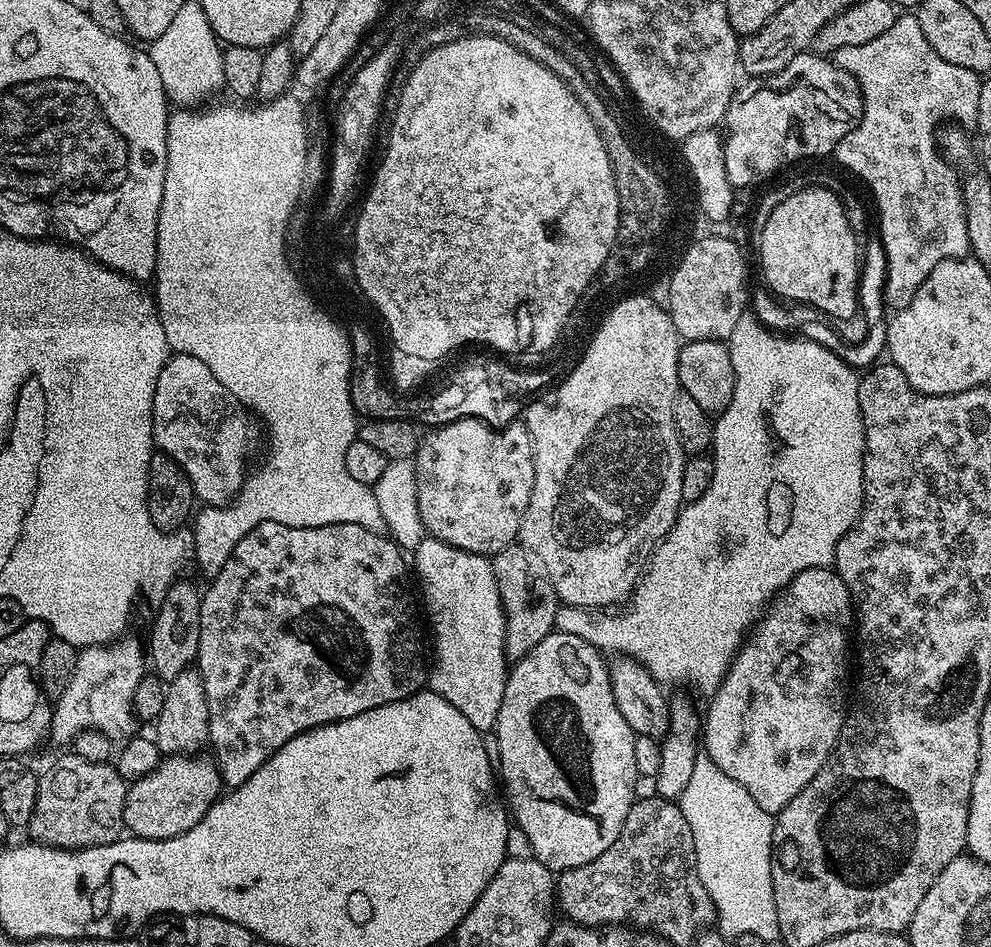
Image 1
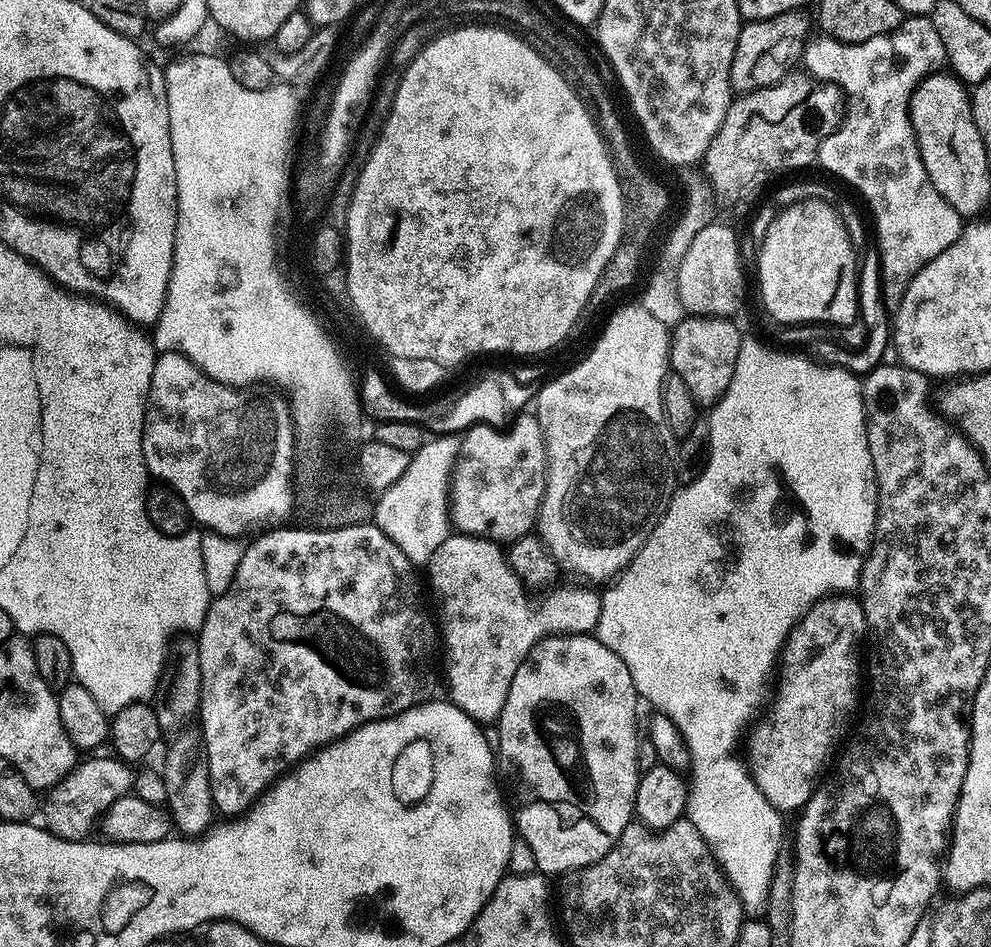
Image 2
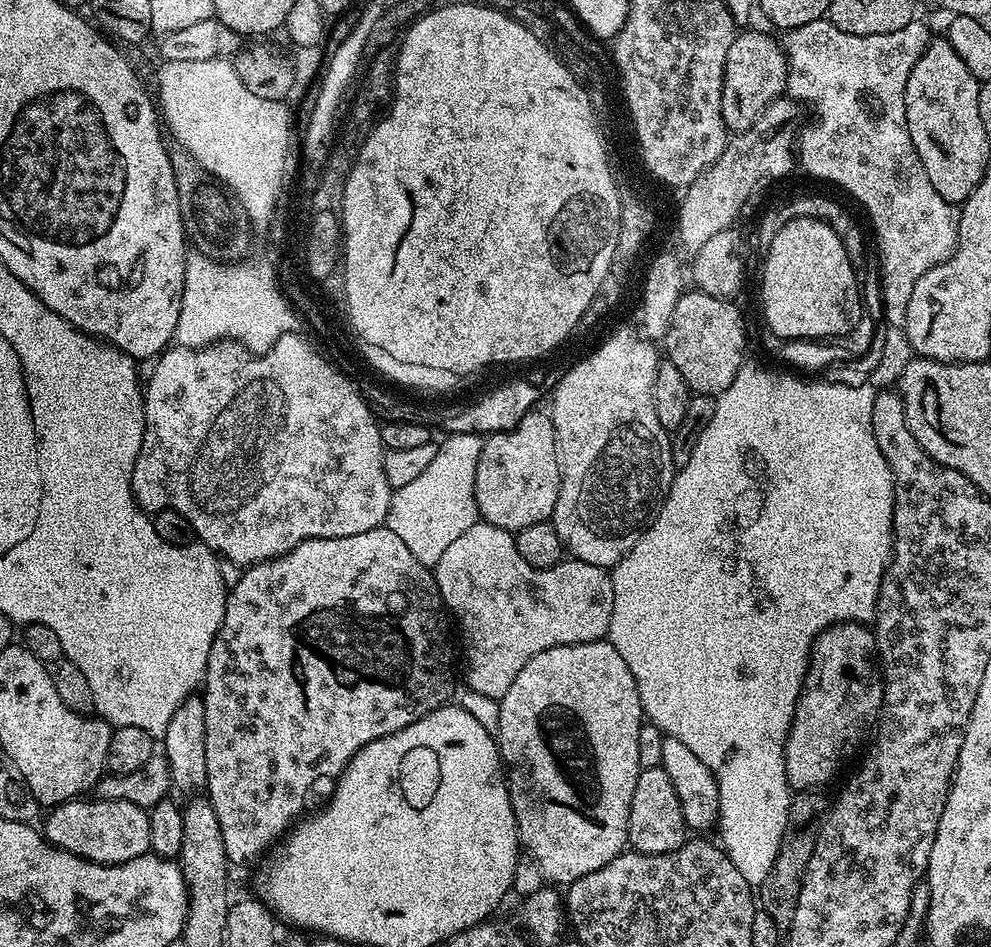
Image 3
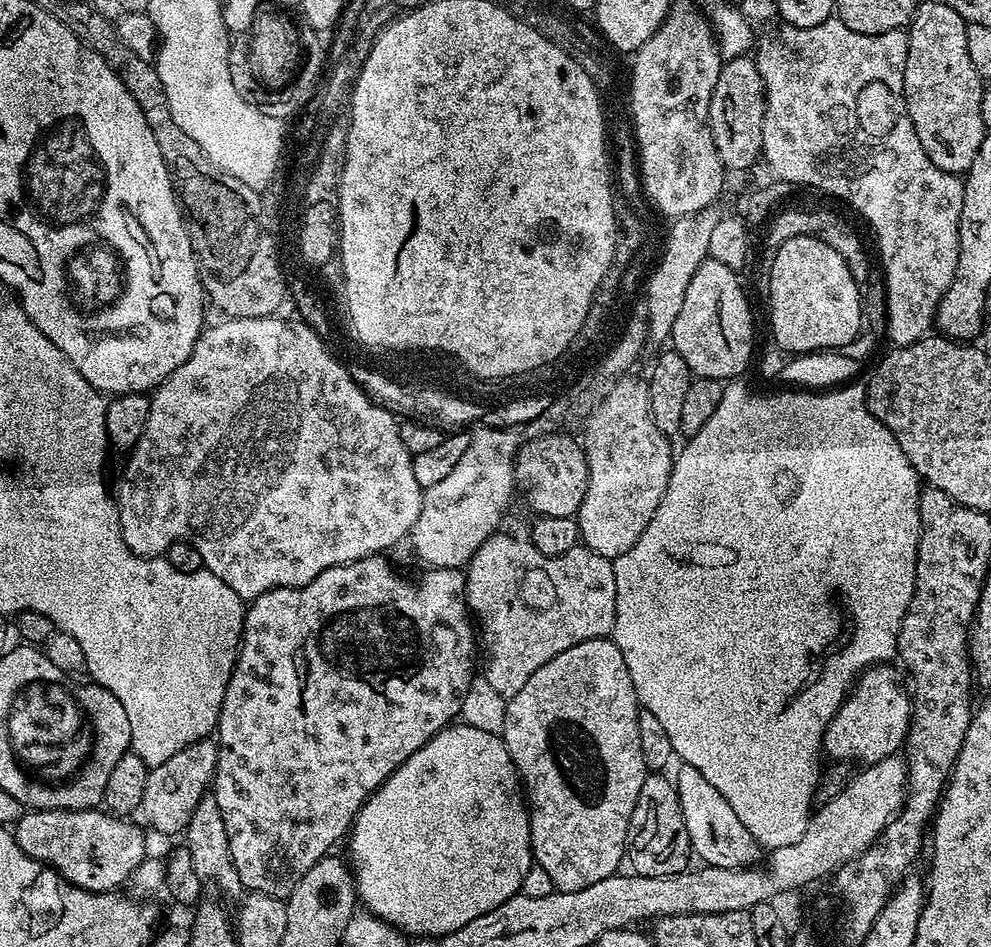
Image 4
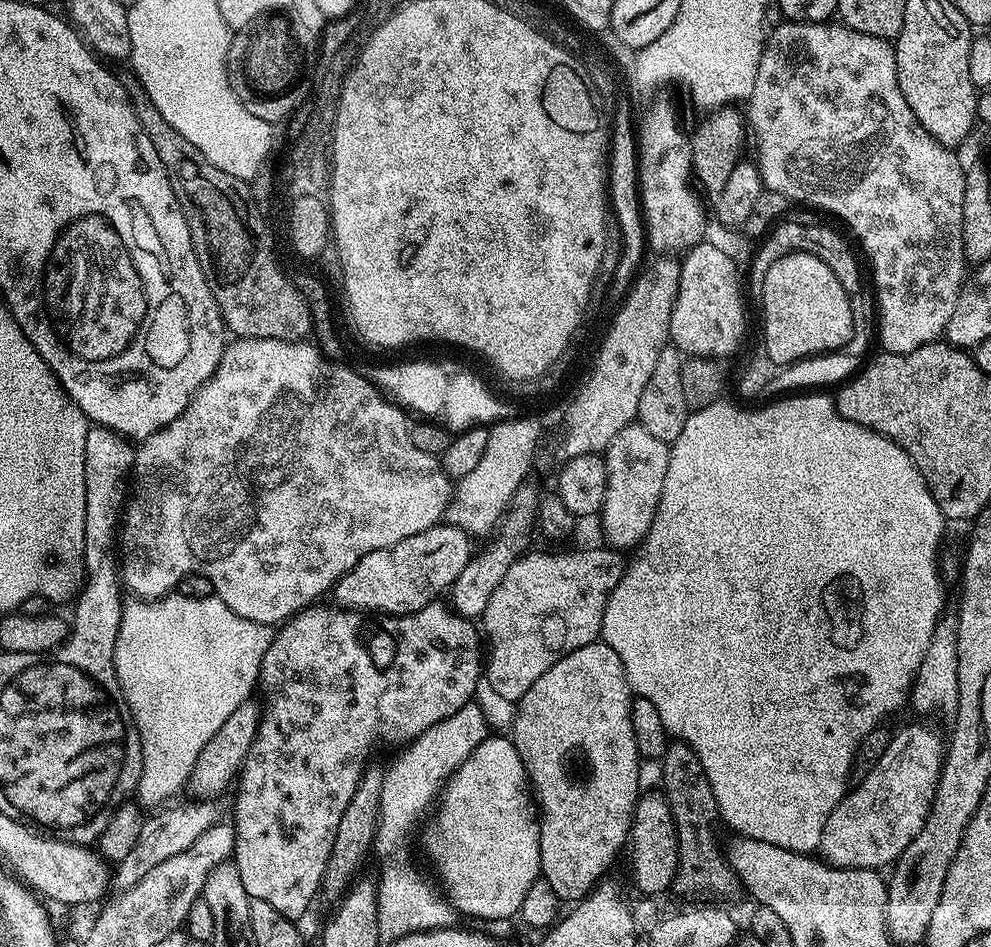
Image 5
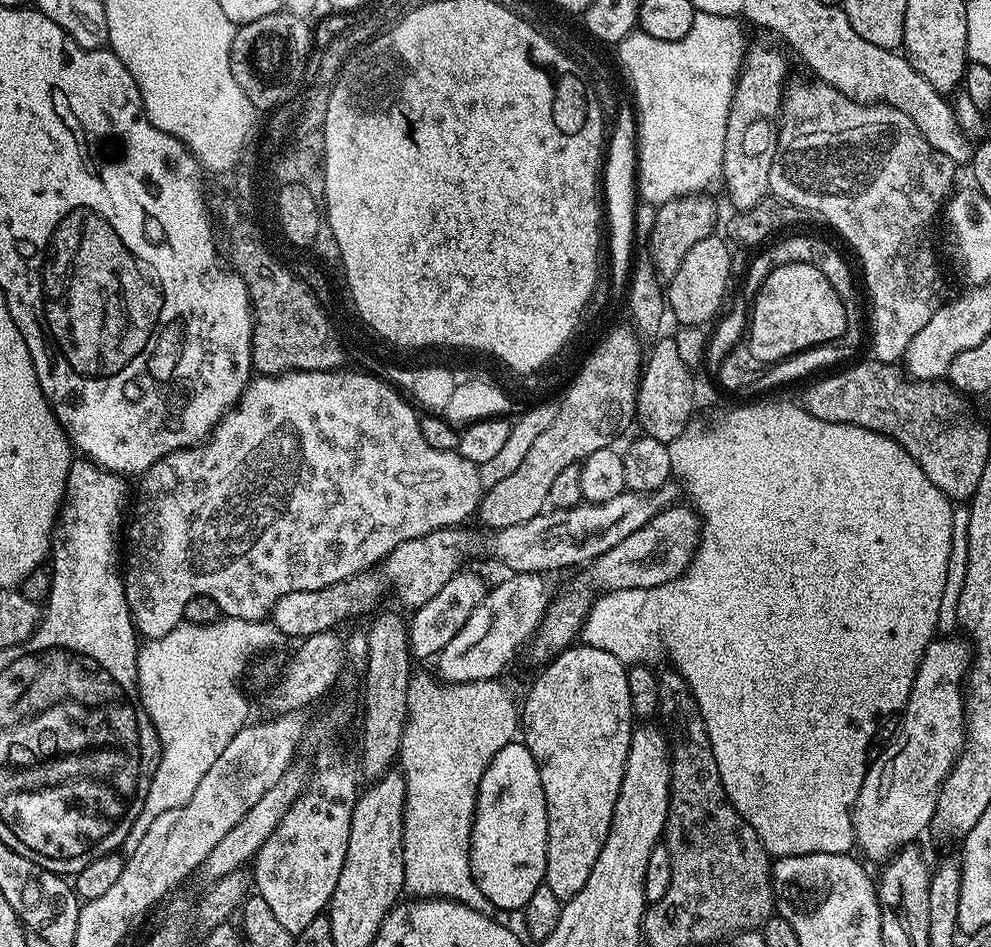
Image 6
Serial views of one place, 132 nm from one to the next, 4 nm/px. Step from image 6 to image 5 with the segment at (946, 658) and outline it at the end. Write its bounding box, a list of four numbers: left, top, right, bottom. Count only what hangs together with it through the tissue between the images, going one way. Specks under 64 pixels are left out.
[818,724,946,870]

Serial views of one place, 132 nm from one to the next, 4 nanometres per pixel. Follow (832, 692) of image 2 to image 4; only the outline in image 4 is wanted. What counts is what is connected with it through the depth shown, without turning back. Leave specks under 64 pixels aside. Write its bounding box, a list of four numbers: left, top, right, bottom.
[823,663,912,765]

